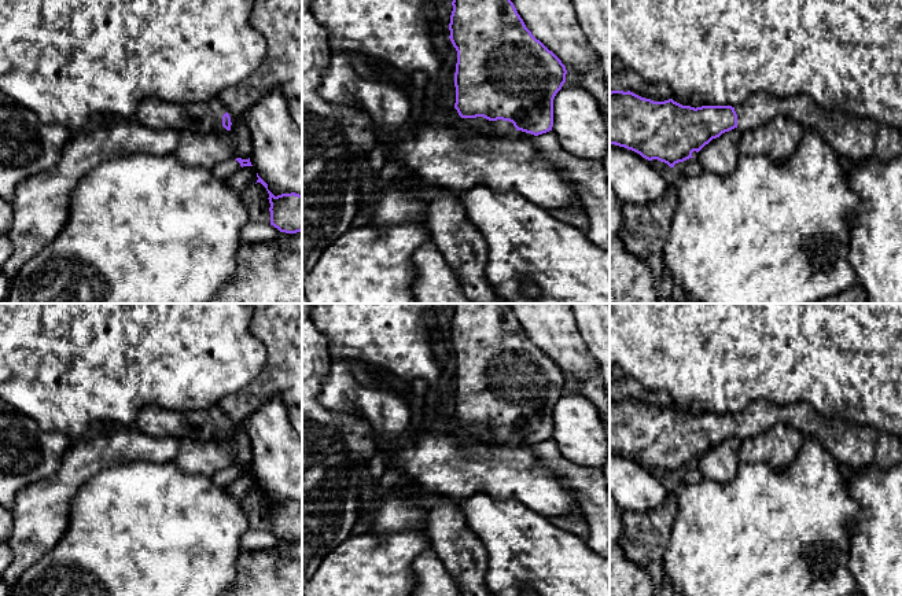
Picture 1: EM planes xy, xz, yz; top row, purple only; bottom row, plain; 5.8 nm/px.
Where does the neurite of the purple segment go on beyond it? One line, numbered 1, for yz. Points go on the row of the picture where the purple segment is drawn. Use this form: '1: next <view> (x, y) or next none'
1: next yz (856, 138)

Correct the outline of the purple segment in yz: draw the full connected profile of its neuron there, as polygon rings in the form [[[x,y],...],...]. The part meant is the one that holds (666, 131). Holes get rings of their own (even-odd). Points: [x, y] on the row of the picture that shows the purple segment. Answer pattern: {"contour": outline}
{"contour": [[[611,91],[610,92],[610,144],[625,147],[640,154],[643,158],[652,161],[658,159],[674,168],[675,163],[684,162],[692,157],[692,152],[699,152],[713,139],[719,137],[722,133],[739,128],[741,132],[754,130],[761,125],[765,125],[773,119],[777,114],[783,114],[798,121],[805,129],[813,128],[818,130],[835,148],[835,151],[851,159],[876,159],[881,162],[891,161],[902,155],[902,130],[891,125],[884,124],[880,119],[870,117],[859,117],[840,110],[828,110],[821,107],[813,98],[806,95],[774,98],[765,92],[752,95],[745,102],[732,106],[702,106],[691,107],[682,106],[673,99],[664,102],[654,102],[651,99],[641,98],[630,91]]]}

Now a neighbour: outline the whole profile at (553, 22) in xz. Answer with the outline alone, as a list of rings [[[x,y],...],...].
[[[511,0],[531,34],[552,51],[567,71],[585,74],[590,66],[600,62],[577,19],[571,0]]]

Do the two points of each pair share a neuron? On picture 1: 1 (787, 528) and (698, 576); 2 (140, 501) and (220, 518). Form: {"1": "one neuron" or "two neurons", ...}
{"1": "one neuron", "2": "one neuron"}

